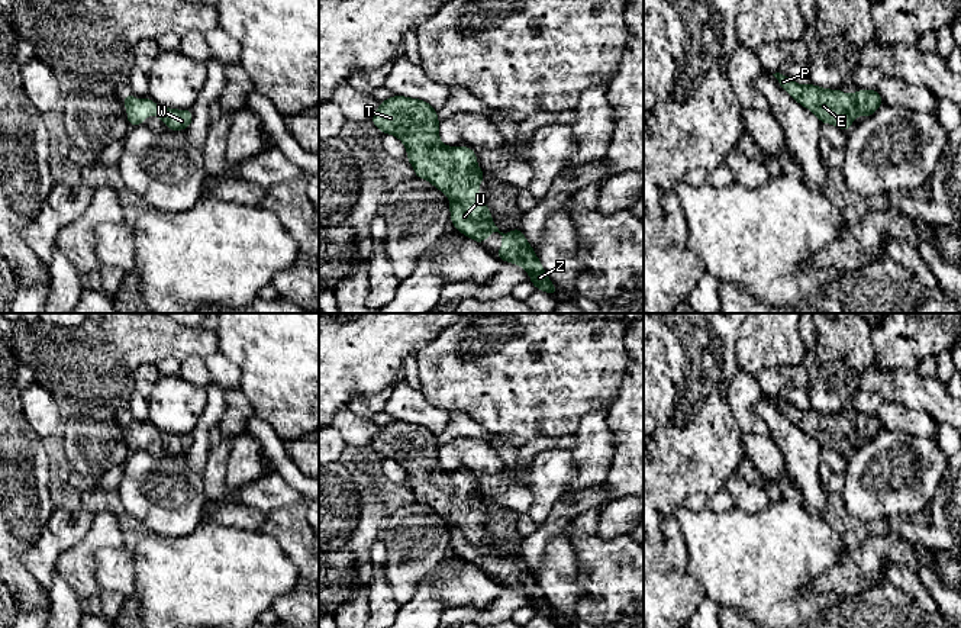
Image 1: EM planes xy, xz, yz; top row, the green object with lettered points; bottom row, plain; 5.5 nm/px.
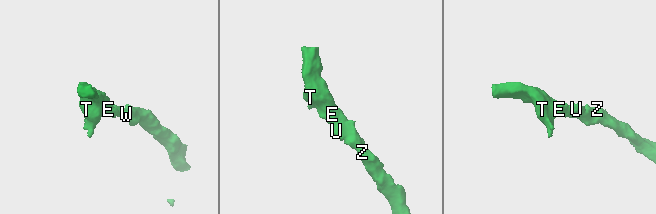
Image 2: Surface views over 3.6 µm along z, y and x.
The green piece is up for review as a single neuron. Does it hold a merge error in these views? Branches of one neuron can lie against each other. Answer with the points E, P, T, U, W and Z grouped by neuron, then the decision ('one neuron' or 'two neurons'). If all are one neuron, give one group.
groups E P T U W Z; one neuron

